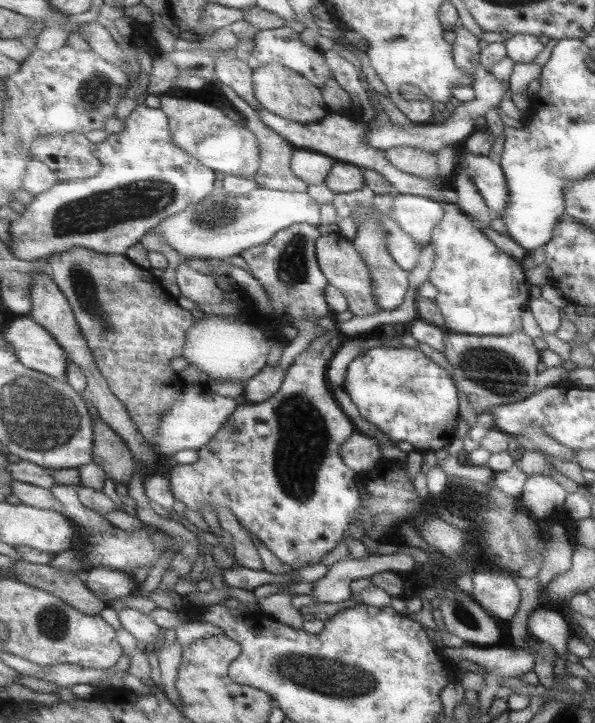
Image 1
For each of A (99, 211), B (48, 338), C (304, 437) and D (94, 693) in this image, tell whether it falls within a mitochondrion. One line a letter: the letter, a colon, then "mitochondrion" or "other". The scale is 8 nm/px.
A: mitochondrion
B: other
C: mitochondrion
D: other

